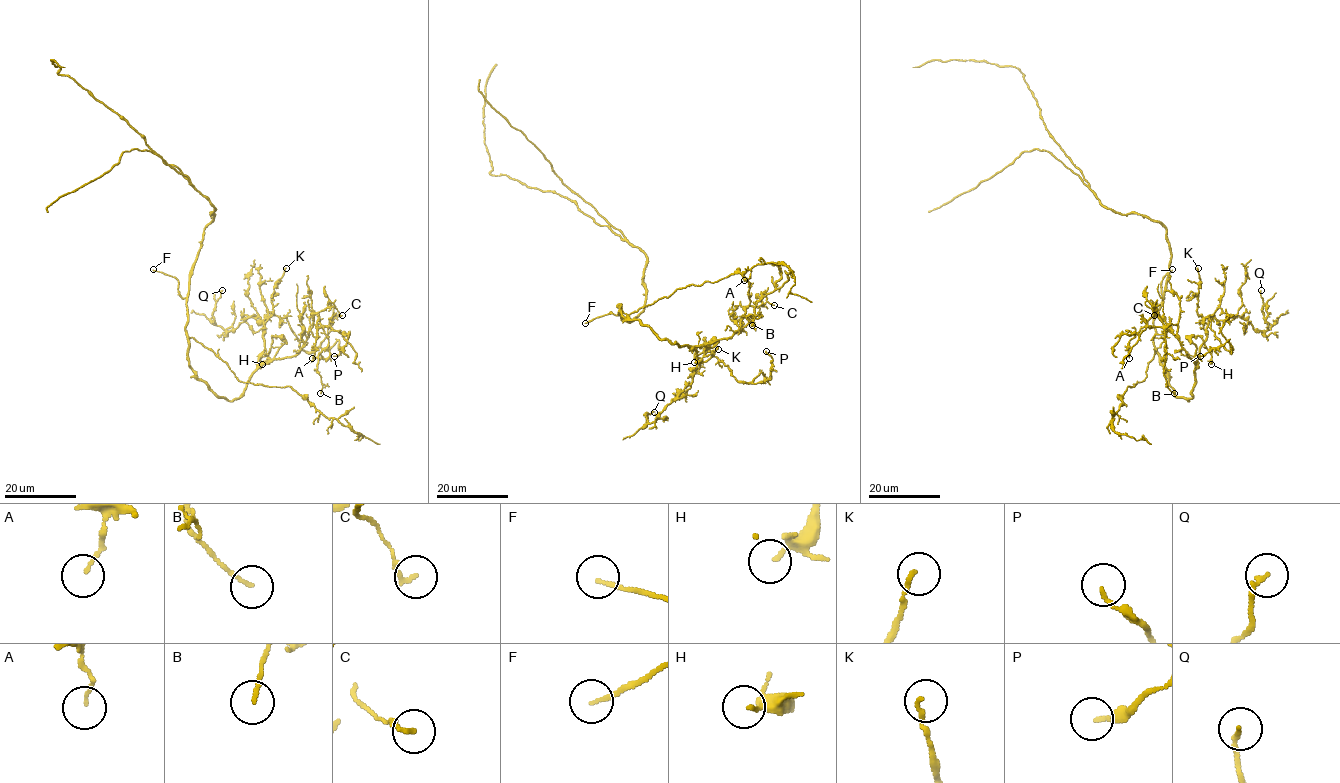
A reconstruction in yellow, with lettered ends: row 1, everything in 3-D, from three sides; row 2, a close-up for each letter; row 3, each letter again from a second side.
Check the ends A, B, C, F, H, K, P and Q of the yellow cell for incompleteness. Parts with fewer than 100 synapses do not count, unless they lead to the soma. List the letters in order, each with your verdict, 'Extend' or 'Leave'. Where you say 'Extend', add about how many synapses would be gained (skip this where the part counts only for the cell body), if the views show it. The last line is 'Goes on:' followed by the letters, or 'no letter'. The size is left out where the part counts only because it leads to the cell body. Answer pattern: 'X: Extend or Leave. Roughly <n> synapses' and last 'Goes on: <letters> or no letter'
A: Leave
B: Leave
C: Leave
F: Leave
H: Leave
K: Leave
P: Leave
Q: Leave
Goes on: no letter

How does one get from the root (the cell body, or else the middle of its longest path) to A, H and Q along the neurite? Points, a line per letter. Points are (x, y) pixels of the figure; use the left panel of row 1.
A: (200, 248), (185, 327), (188, 365), (198, 378), (233, 401), (260, 367), (300, 349), (316, 314), (312, 358)
H: (200, 248), (186, 299), (188, 365), (233, 401), (273, 358), (285, 341), (281, 337), (272, 337), (262, 364)
Q: (200, 248), (186, 299), (188, 365), (233, 401), (264, 350), (265, 318), (218, 326), (222, 290)

